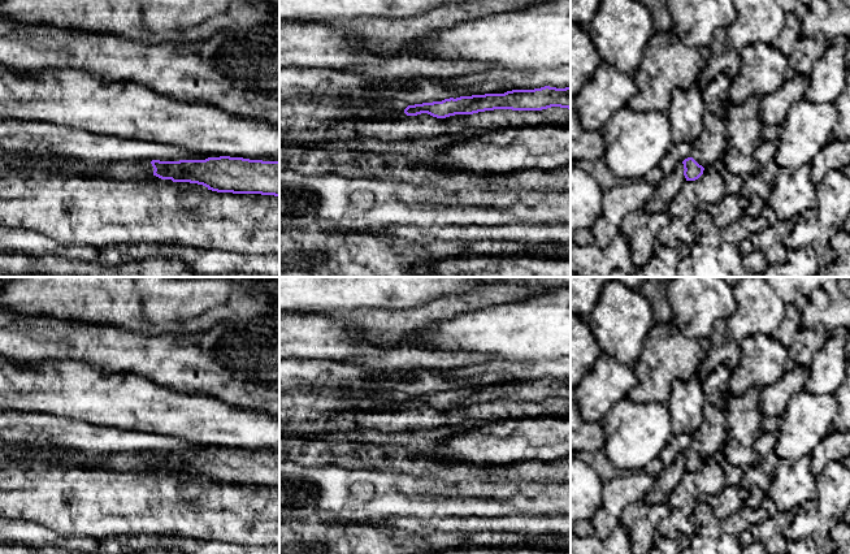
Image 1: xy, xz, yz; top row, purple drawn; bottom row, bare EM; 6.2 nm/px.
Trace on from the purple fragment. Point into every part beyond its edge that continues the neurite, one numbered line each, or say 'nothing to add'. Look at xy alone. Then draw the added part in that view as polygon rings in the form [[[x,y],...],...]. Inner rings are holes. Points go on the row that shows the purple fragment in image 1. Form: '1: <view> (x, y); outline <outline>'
nothing to add

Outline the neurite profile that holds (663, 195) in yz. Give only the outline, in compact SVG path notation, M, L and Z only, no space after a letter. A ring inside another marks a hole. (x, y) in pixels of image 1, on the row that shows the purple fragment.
M680 163L669 174L662 178L659 185L654 187L652 196L643 208L646 212L658 213L668 211L675 196L686 182L684 170L684 164Z

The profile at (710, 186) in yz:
M707 166L695 181L686 181L675 196L668 215L671 222L658 234L658 241L668 247L686 244L691 247L697 242L697 234L691 230L694 211L701 202L717 203L727 195L725 182L720 173Z

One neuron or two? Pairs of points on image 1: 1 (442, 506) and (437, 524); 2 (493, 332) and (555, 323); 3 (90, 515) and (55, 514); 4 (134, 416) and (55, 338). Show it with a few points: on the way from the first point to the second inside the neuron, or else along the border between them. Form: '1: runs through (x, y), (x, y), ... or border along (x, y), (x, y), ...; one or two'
1: border along (471, 515), (410, 516); two
2: runs through (508, 332), (512, 328), (540, 327); one
3: runs through (81, 514), (64, 514); one
4: border along (50, 360), (83, 362), (99, 367), (108, 375); two

